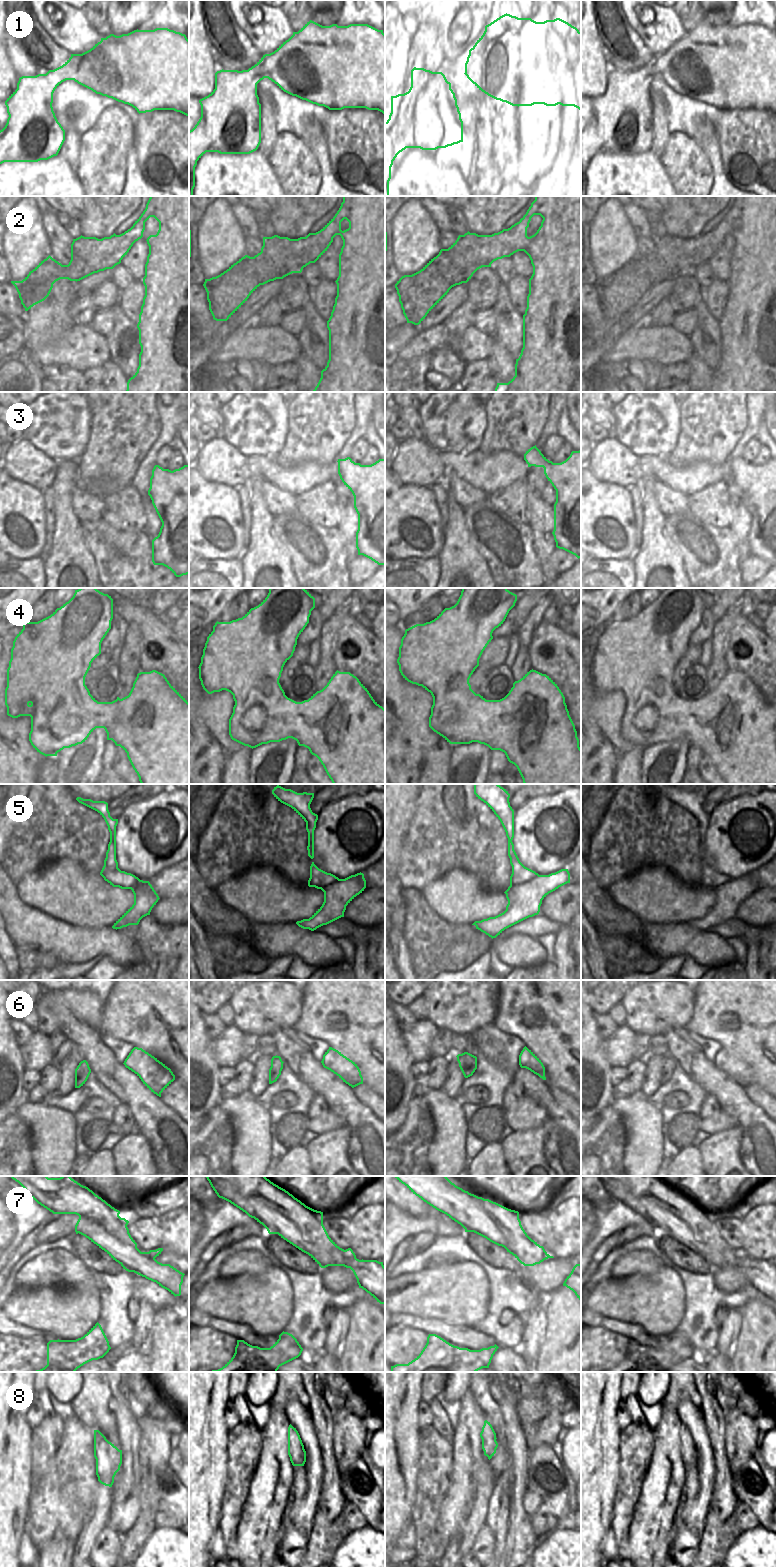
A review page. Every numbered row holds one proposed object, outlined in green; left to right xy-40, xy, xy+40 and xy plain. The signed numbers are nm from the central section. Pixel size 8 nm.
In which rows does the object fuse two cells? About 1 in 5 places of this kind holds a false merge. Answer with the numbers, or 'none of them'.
7

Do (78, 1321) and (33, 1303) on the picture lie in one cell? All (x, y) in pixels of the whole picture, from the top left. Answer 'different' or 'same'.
same

